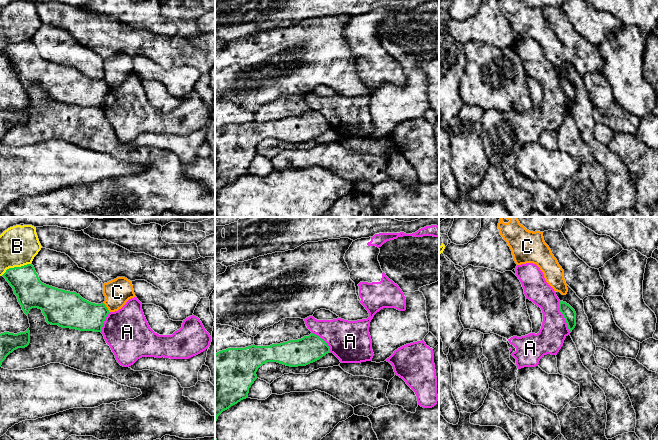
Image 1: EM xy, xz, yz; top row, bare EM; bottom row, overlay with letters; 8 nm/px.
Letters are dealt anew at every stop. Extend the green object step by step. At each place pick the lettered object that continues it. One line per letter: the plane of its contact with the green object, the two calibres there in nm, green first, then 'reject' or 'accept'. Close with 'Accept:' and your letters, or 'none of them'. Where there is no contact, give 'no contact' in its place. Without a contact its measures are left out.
A: meets green in yz; 100 nm thick on the green side, 220 nm on the other; reject
B: meets green in xy; 240 nm thick on the green side, 300 nm on the other; reject
C: meets green in xy; 260 nm thick on the green side, 220 nm on the other; reject
Accept: none of them

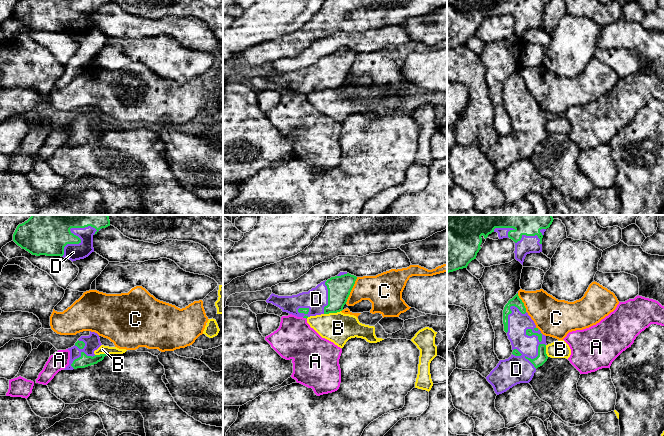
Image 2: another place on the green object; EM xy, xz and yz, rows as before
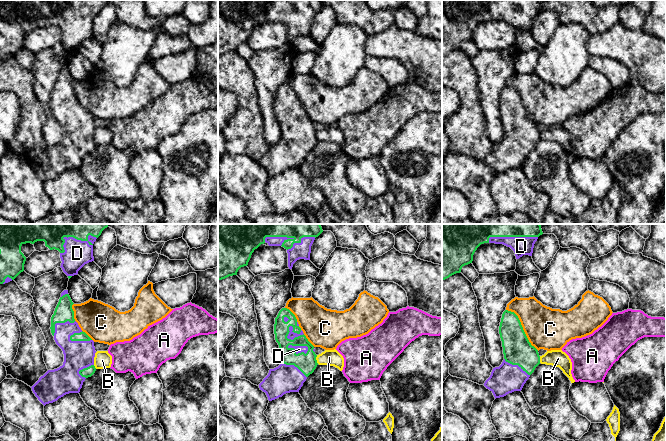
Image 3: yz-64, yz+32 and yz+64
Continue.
A: meets green in xz; 20 nm thick on the green side, 320 nm on the other; reject
B: meets green in xz; 190 nm thick on the green side, 240 nm on the other; reject
C: meets green in xz; 190 nm thick on the green side, 260 nm on the other; reject
D: meets green in yz; 50 nm thick on the green side, 220 nm on the other; accept
Accept: D

